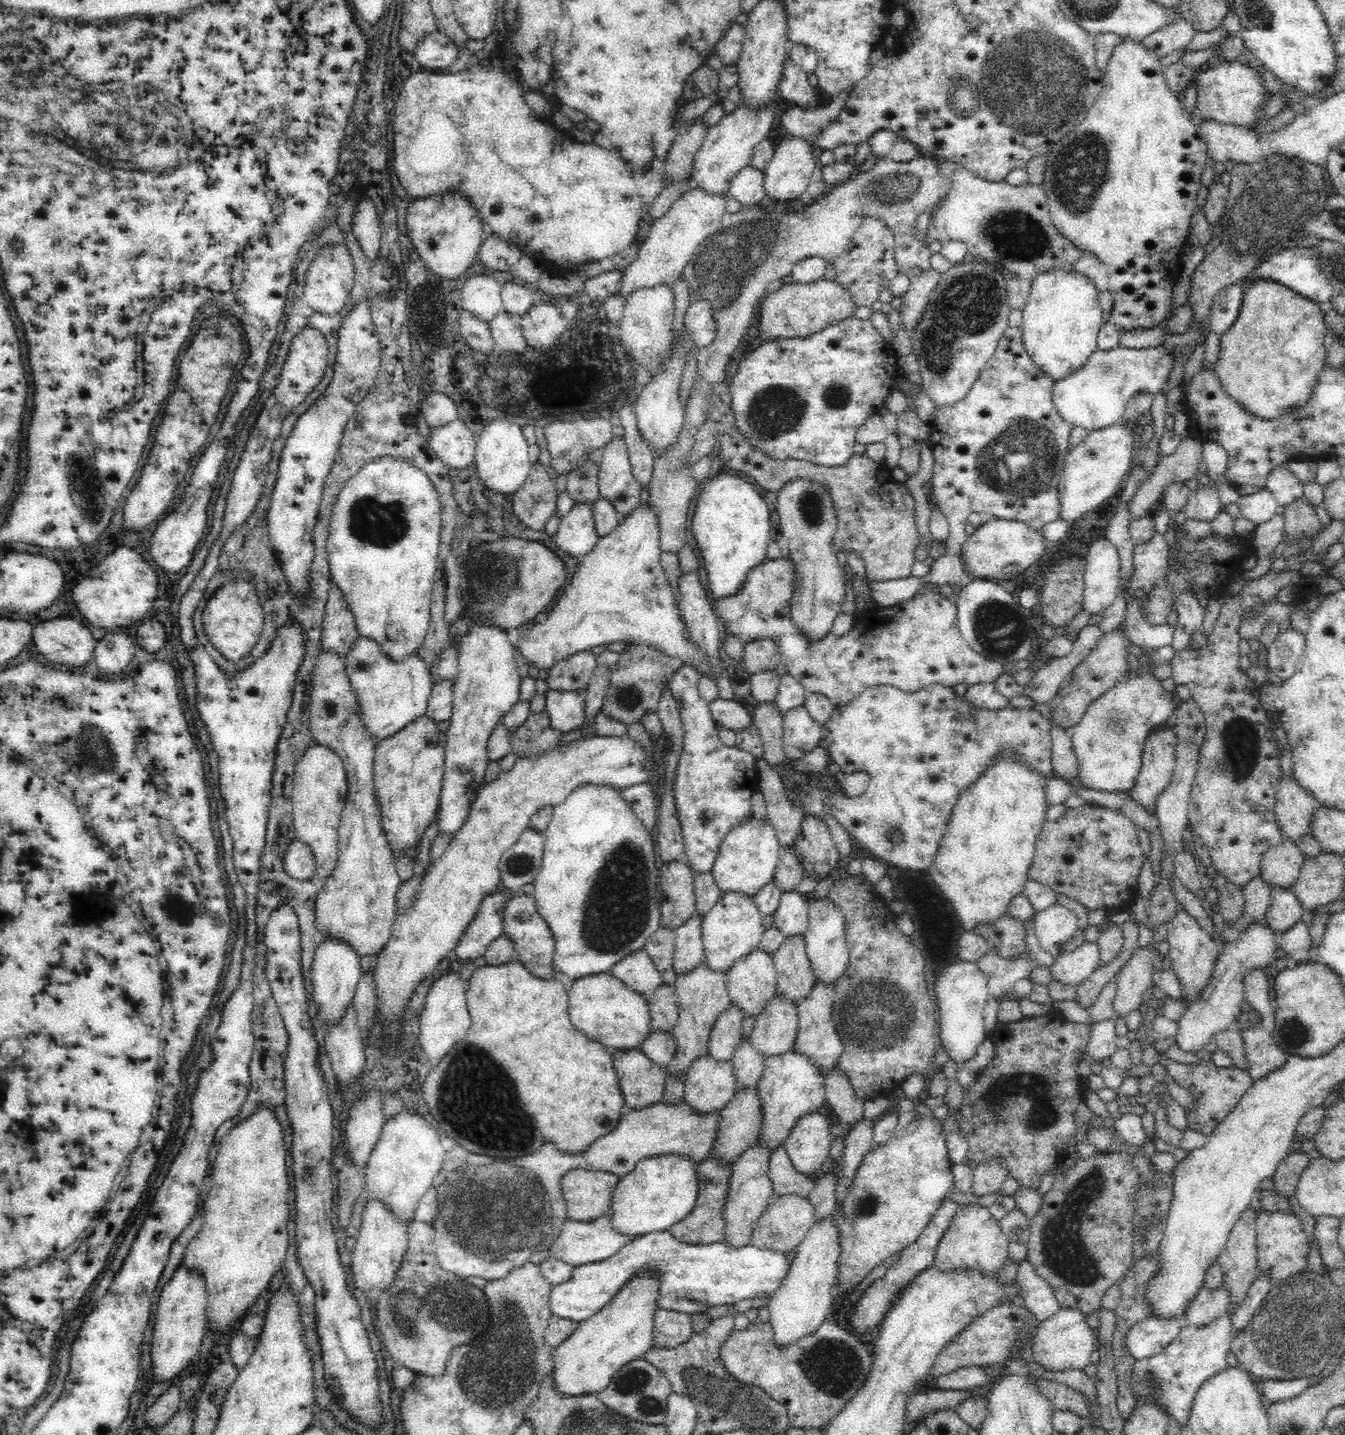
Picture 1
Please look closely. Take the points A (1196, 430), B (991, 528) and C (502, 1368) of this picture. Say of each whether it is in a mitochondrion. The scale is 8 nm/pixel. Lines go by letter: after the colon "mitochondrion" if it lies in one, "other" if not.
A: other
B: other
C: mitochondrion

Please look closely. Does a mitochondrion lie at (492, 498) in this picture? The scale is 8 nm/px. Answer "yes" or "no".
no

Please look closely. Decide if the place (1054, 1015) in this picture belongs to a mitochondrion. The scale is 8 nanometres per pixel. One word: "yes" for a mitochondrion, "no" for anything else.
no

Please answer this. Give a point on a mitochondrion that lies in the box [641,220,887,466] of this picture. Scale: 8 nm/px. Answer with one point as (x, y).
(776, 410)

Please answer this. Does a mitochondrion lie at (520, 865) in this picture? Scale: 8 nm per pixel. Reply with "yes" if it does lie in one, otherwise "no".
yes

